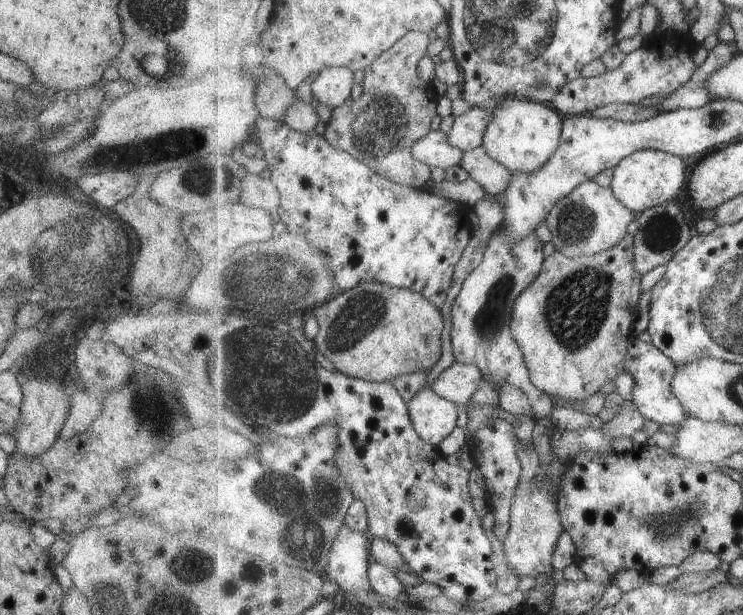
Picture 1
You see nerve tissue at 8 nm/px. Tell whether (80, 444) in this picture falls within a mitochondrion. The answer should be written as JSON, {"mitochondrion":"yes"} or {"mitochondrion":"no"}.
{"mitochondrion":"no"}

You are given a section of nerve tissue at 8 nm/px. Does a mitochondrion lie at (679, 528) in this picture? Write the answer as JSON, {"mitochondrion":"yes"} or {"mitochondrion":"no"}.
{"mitochondrion":"yes"}

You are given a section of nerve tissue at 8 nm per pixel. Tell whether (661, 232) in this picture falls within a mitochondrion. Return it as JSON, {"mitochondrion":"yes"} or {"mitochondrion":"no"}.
{"mitochondrion":"yes"}

